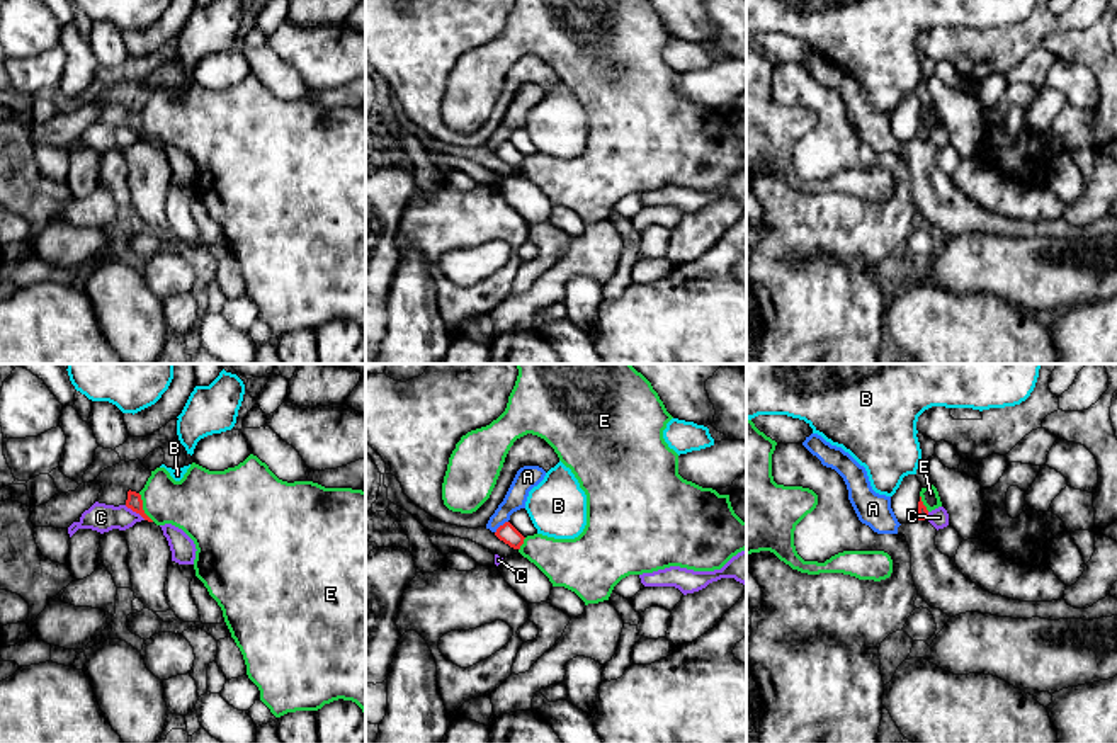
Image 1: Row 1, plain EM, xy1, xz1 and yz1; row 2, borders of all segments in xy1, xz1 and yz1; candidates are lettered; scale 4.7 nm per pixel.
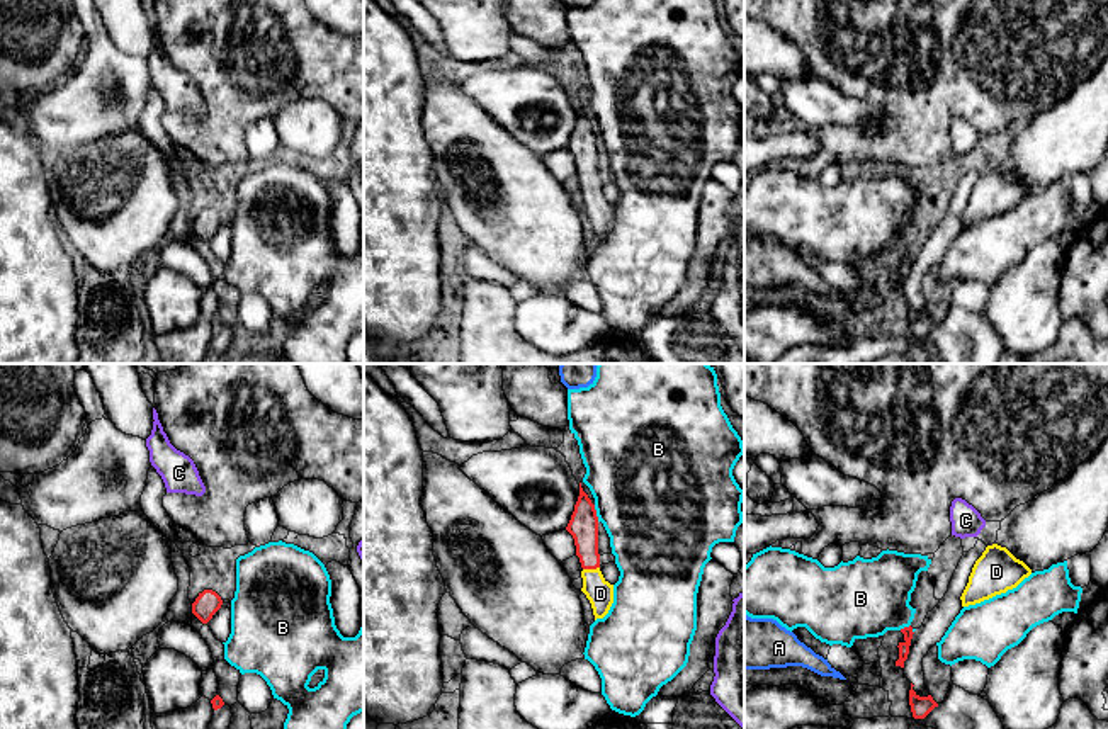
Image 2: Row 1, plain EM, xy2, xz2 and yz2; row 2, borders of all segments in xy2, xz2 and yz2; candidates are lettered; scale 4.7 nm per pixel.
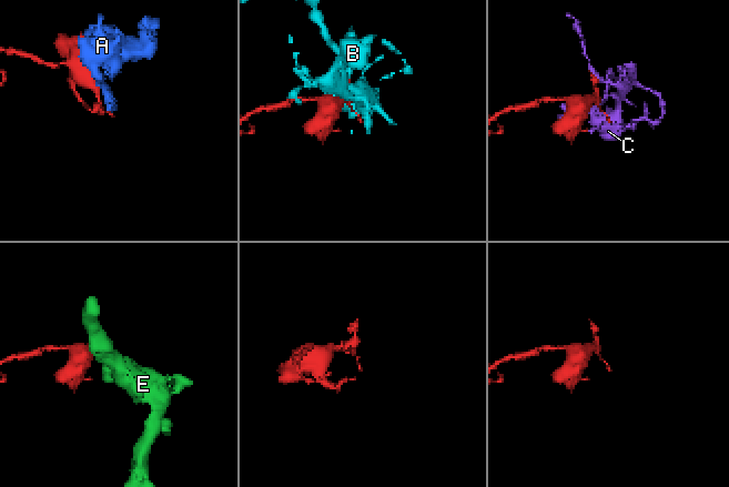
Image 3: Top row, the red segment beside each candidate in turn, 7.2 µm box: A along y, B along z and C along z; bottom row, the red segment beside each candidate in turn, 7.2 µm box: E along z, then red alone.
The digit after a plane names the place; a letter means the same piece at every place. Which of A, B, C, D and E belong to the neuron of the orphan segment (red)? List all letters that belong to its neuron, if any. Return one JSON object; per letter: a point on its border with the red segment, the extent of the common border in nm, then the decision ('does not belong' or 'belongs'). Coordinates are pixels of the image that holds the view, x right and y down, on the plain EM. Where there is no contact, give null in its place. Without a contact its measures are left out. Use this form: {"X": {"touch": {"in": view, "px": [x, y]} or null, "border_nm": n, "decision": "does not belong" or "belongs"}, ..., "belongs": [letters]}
{"A": {"touch": {"in": "xz1", "px": [500, 145]}, "border_nm": 90, "decision": "does not belong"}, "B": {"touch": {"in": "xz2", "px": [595, 133]}, "border_nm": 80, "decision": "does not belong"}, "C": {"touch": {"in": "xy1", "px": [135, 130]}, "border_nm": 120, "decision": "does not belong"}, "D": {"touch": {"in": "xz2", "px": [590, 187]}, "border_nm": 80, "decision": "belongs"}, "E": {"touch": {"in": "xy1", "px": [141, 126]}, "border_nm": 150, "decision": "does not belong"}, "belongs": ["D"]}

